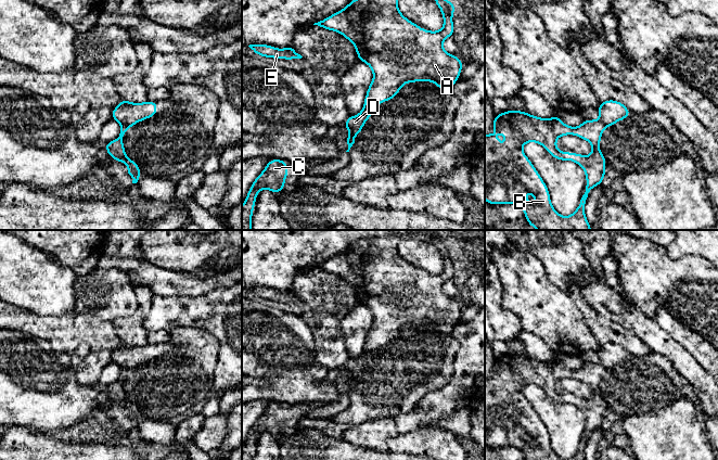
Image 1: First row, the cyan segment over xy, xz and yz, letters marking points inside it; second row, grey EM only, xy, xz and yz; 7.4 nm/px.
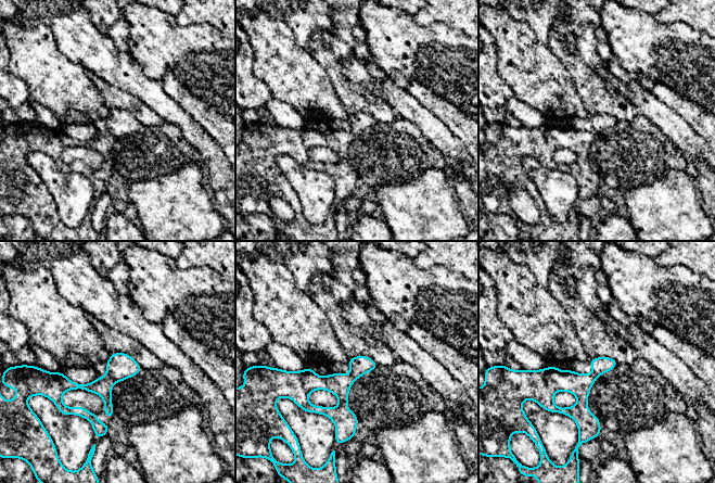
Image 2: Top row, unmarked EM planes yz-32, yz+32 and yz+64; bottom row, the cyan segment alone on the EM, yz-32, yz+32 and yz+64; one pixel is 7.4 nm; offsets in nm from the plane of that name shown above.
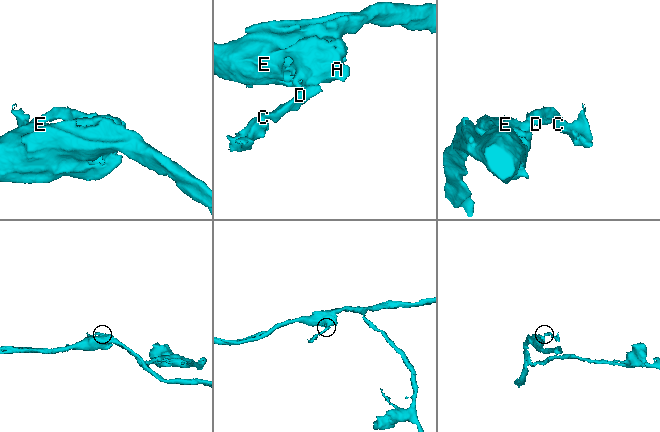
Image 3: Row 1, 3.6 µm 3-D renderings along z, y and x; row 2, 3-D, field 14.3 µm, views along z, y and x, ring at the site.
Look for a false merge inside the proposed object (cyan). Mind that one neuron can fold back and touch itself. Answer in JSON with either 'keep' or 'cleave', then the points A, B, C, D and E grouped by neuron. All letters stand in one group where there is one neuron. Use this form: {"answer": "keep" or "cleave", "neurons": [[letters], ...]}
{"answer": "cleave", "neurons": [["A", "B", "E"], ["C", "D"]]}

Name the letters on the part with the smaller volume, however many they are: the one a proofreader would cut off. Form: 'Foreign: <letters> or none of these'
Foreign: C, D

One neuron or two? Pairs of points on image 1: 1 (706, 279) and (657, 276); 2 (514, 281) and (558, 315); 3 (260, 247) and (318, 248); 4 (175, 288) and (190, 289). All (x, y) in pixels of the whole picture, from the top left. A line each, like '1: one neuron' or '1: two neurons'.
1: one neuron
2: one neuron
3: one neuron
4: one neuron

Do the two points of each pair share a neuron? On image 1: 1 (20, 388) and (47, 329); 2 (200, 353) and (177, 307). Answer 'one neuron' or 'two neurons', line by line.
1: two neurons
2: two neurons

